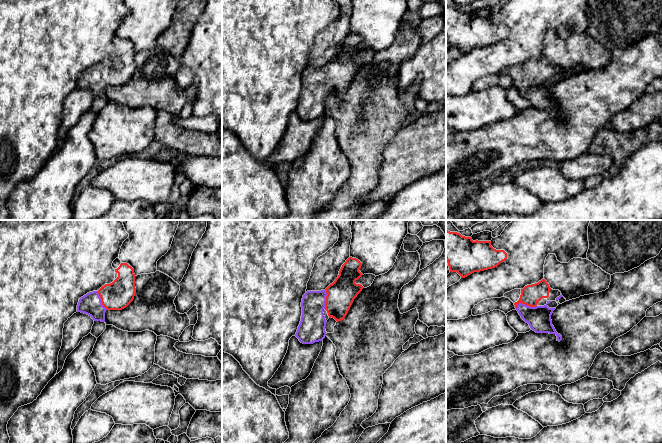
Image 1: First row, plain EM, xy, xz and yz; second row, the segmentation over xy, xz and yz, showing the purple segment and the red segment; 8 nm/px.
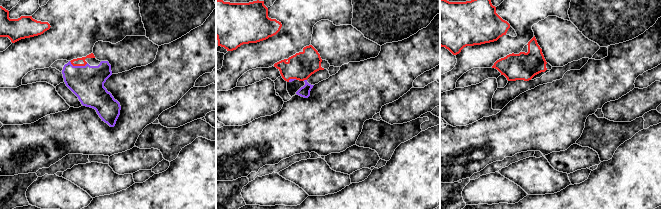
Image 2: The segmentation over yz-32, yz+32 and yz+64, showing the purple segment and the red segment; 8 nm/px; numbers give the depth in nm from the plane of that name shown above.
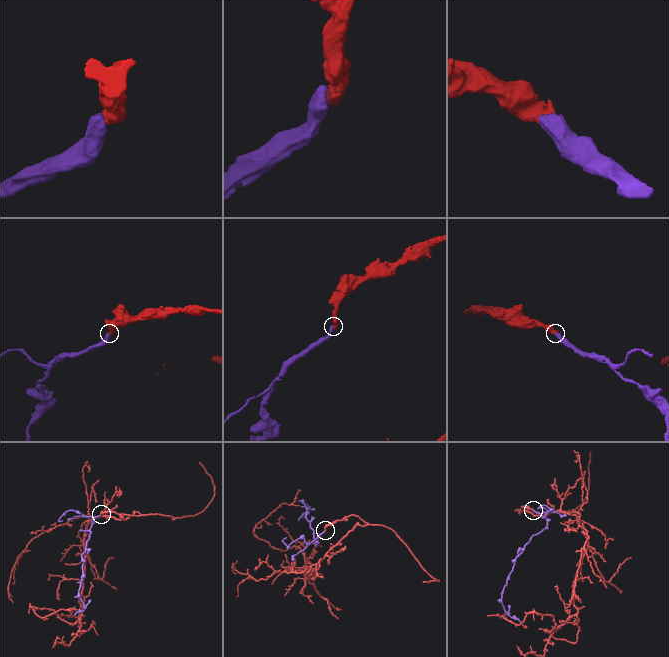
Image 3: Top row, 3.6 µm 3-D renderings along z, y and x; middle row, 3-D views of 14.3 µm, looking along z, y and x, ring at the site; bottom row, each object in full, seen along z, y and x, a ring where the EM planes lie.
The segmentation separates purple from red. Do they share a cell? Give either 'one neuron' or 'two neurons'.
one neuron

